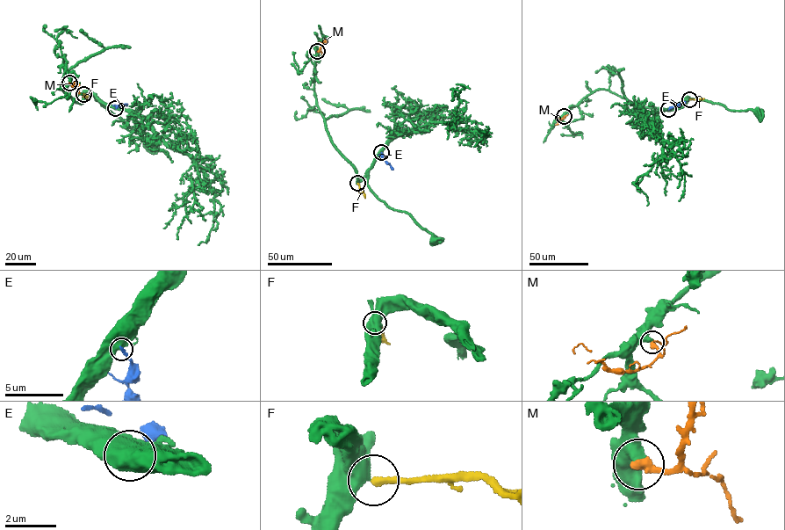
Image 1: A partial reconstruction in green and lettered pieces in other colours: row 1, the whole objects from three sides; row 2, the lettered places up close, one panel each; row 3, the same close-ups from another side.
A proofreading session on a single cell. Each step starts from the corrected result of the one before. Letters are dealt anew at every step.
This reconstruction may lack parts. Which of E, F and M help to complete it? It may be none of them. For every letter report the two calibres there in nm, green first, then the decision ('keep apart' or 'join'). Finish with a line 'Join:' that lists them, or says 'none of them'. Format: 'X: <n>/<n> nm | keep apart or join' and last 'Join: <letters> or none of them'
E: 650/220 nm | keep apart
F: 460/300 nm | keep apart
M: 550/400 nm | keep apart
Join: none of them

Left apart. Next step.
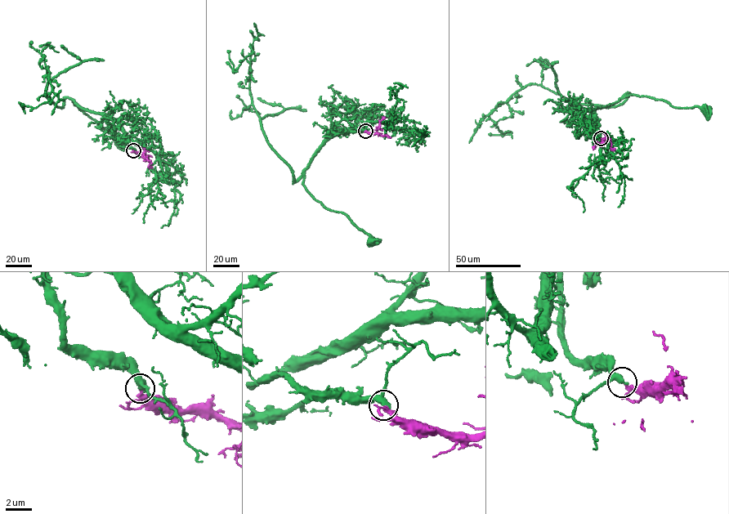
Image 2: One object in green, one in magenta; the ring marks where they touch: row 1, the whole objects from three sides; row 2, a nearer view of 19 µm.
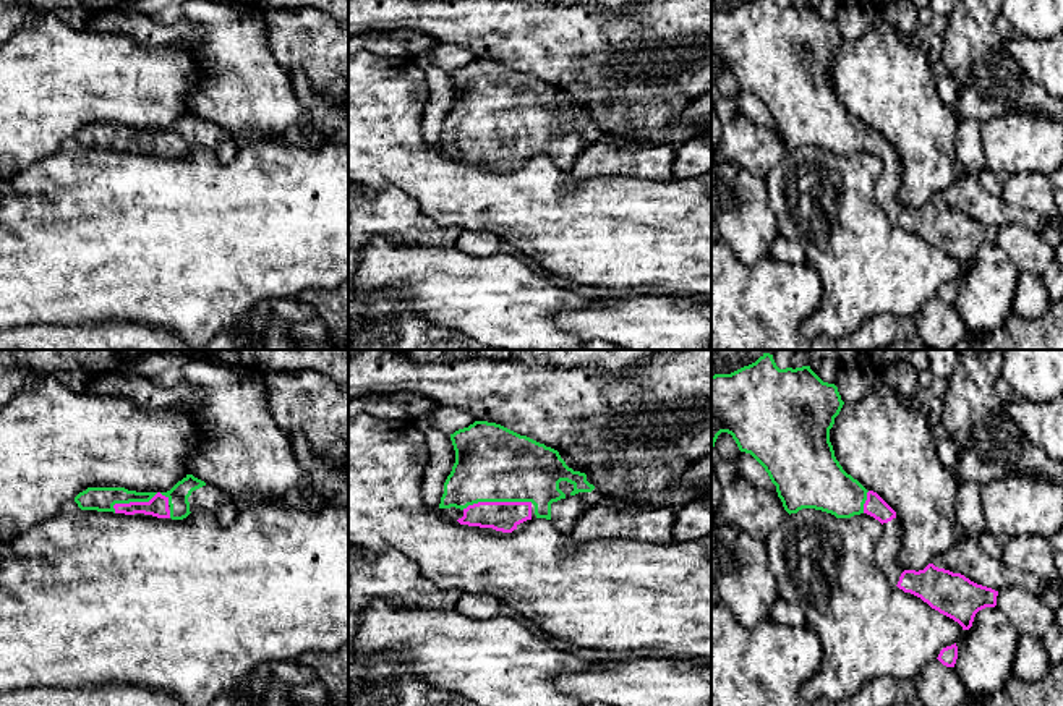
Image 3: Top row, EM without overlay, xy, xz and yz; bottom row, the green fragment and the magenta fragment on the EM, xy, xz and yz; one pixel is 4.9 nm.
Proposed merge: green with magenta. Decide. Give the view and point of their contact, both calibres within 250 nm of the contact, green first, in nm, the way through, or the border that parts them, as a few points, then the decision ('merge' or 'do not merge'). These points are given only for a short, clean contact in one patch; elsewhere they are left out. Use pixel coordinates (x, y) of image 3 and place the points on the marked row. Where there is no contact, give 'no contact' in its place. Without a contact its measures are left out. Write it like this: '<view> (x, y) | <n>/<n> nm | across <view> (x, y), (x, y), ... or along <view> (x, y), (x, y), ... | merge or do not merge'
xz (496, 501) | 380/150 nm | across xz (493, 463), (496, 501), (503, 507), (504, 517) | merge

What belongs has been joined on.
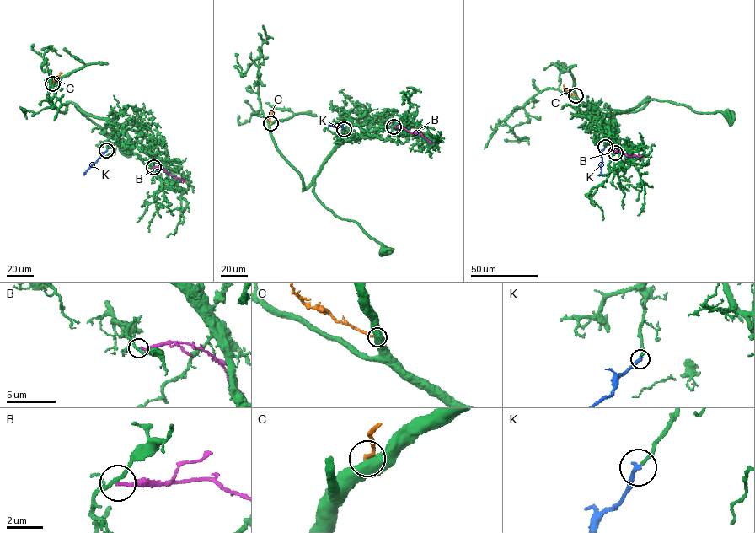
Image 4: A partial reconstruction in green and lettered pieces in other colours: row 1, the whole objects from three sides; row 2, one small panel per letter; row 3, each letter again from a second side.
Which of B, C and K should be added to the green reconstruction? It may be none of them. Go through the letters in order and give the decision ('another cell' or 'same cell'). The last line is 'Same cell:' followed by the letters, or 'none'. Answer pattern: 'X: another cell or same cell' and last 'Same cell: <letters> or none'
B: another cell
C: another cell
K: same cell
Same cell: K

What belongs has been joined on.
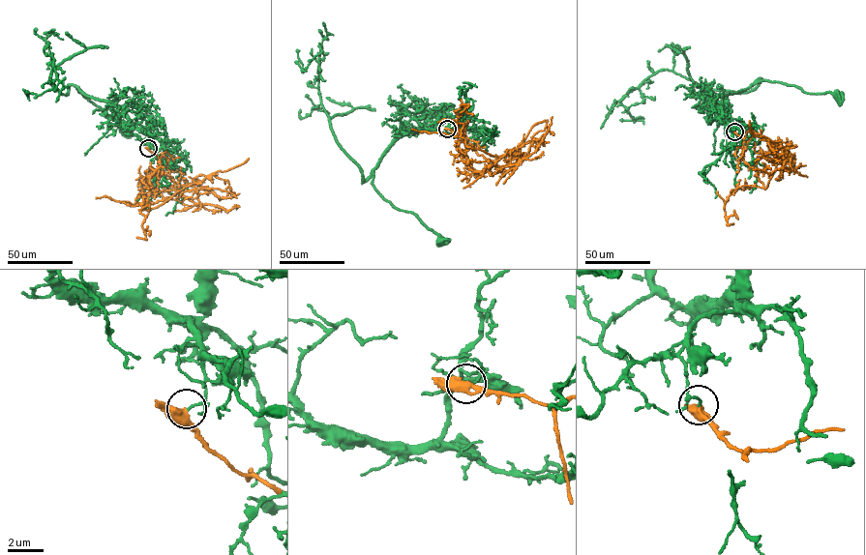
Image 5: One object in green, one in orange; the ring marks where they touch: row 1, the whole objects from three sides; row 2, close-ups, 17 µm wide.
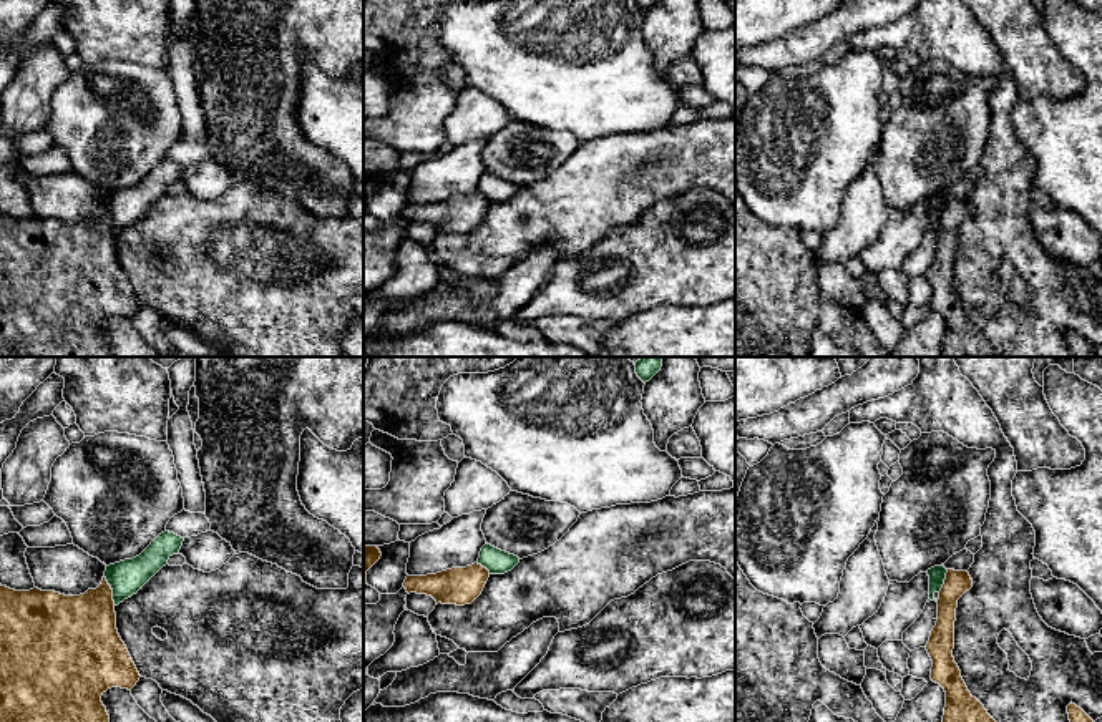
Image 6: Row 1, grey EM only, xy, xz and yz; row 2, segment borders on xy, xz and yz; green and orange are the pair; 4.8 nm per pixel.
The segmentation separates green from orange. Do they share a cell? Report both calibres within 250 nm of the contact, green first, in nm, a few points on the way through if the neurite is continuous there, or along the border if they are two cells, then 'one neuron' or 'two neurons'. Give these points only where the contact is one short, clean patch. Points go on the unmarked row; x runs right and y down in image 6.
calibres 170 and 360 nm; border xy (103, 204), (112, 218), (115, 233); two neurons

